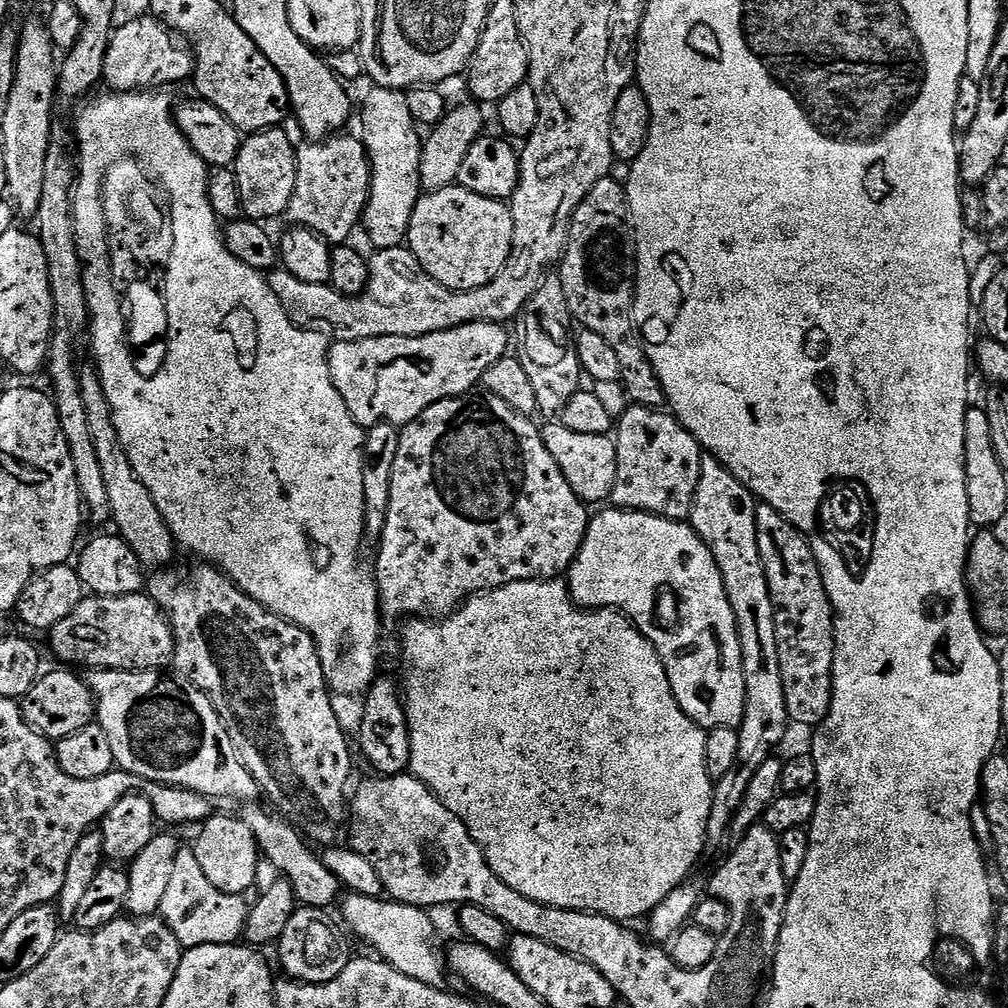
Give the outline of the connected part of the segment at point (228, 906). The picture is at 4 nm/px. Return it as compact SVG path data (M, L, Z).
M181 850L176 856L174 875L170 880L169 889L166 890L166 898L162 898L159 915L170 926L170 930L174 930L174 936L185 950L207 944L235 944L243 937L244 927L248 921L250 904L246 901L244 896L235 896L218 890L218 886L214 886L210 878L202 874L202 866L198 866L195 851Z

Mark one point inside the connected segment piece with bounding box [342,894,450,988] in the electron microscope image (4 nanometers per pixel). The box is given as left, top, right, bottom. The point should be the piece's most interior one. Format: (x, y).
(402, 935)

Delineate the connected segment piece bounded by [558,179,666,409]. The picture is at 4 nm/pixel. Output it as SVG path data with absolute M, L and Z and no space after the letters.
M612 179L600 180L598 186L594 186L594 190L586 194L572 219L568 248L564 251L564 259L558 265L558 275L573 321L581 329L603 336L605 342L614 350L614 354L618 354L618 362L622 365L619 381L627 390L629 401L647 408L663 409L666 401L662 382L650 362L647 347L640 339L637 325L632 325L636 307L636 242L628 211L628 190L623 183Z

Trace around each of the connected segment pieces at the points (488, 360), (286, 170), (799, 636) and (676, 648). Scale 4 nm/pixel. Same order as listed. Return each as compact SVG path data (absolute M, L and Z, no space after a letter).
M473 322L425 336L337 339L328 349L330 374L361 428L367 430L382 422L403 426L418 418L422 410L430 410L434 402L473 391L486 370L509 355L506 329L504 324Z
M283 127L267 128L265 132L251 133L241 143L240 153L236 155L234 171L238 178L238 188L240 190L240 205L245 217L257 222L269 222L275 216L283 217L290 206L290 198L296 189L296 149L297 145L292 144L290 137L284 133Z
M757 503L756 525L758 550L766 570L770 598L774 602L778 658L782 666L782 690L786 690L788 719L793 725L801 724L812 730L824 721L832 701L832 667L836 653L832 603L822 582L820 564L805 536L769 504Z
M605 507L605 512L600 512L588 521L586 538L582 542L582 550L578 558L566 573L568 592L574 603L585 609L610 608L624 613L637 630L656 647L657 654L662 658L666 674L670 678L670 686L674 690L674 698L678 706L688 715L696 725L705 730L726 726L727 728L739 729L742 722L742 714L746 706L746 678L742 674L742 646L736 629L734 610L730 610L730 598L726 598L726 586L722 582L722 574L718 570L718 562L714 562L714 554L702 542L702 538L692 529L691 523L678 520L667 520L661 516L651 516L648 512L629 512L622 508Z

